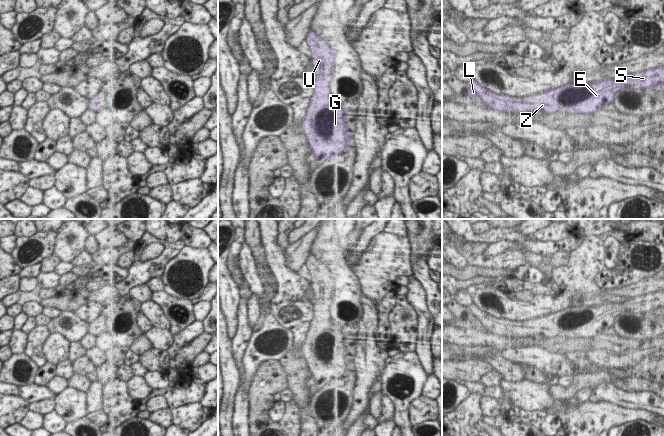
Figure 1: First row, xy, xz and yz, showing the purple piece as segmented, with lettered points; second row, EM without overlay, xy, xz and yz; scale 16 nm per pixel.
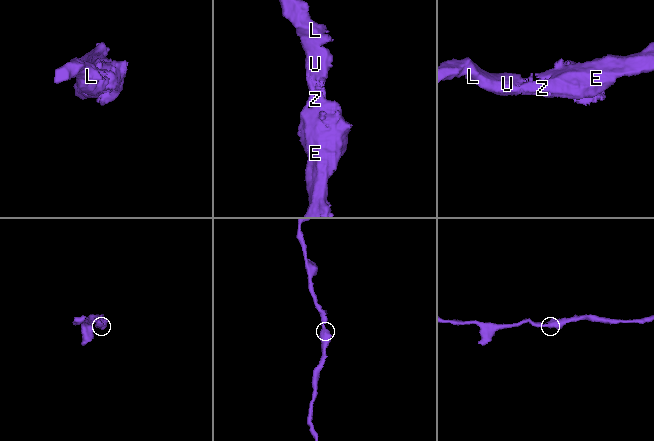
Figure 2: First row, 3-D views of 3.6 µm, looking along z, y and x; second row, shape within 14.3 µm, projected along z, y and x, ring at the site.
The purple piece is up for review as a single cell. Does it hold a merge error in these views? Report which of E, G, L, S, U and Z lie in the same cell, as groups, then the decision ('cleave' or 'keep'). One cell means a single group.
E G L S U Z; keep

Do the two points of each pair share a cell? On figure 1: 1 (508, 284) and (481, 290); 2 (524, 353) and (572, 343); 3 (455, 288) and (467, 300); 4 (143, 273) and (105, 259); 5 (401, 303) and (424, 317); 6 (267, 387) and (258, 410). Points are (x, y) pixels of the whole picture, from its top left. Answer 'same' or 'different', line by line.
1: different
2: different
3: different
4: different
5: different
6: same

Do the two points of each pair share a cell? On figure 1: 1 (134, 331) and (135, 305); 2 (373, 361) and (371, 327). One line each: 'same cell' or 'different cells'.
1: same cell
2: same cell

